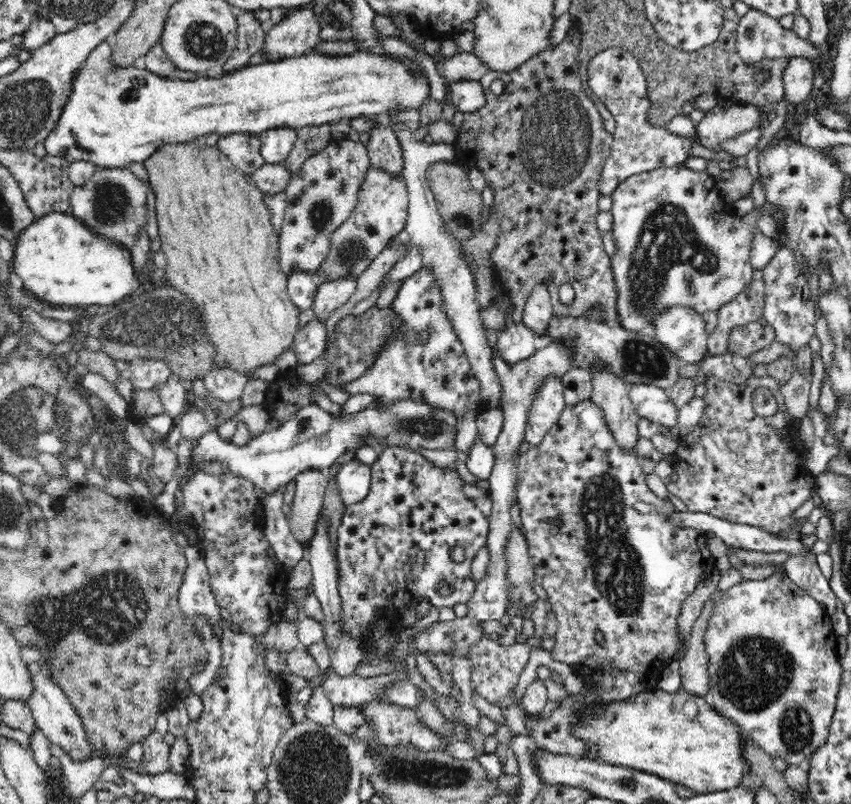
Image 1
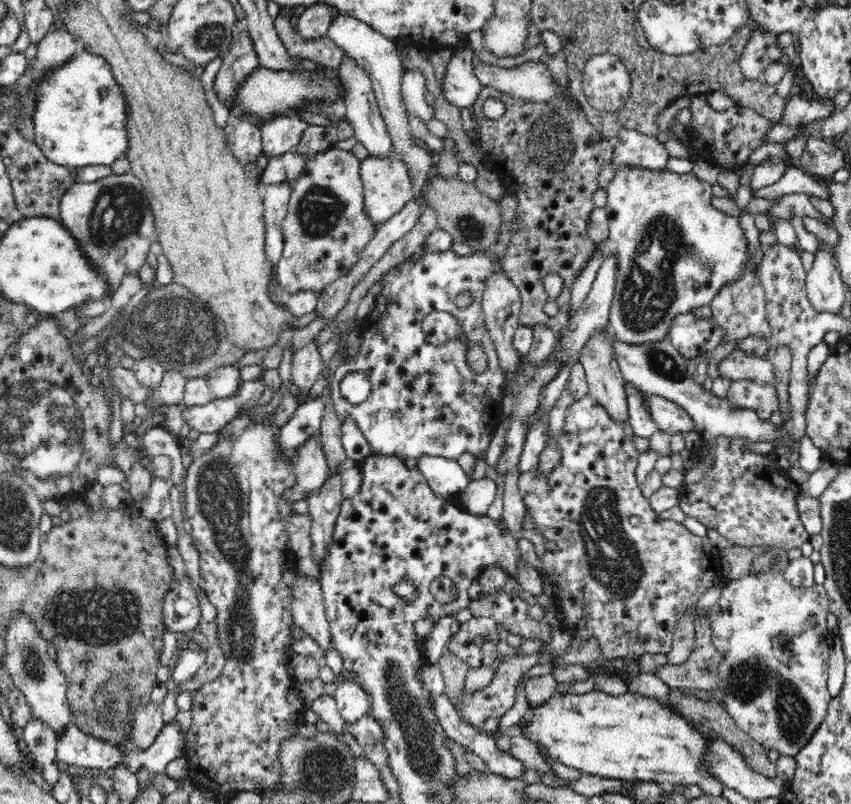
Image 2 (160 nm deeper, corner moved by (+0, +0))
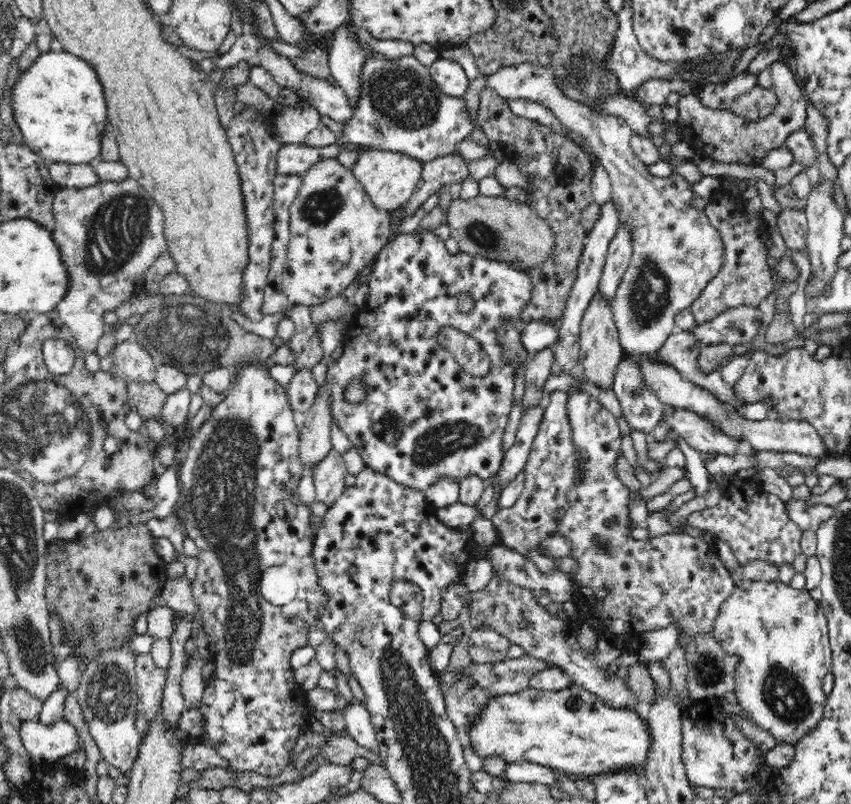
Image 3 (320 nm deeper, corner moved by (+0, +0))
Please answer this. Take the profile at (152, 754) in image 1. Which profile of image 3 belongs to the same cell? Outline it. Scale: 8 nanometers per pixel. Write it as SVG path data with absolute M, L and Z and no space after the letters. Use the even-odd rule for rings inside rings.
M150 654L135 655L137 679L136 710L148 720L160 712L161 700L167 682L167 670L156 667Z

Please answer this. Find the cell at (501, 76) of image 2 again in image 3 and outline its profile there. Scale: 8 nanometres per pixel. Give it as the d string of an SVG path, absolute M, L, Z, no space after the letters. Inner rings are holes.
M530 62L508 66L487 75L486 86L504 99L526 98L526 100L543 104L554 113L564 128L578 134L590 146L593 154L599 158L599 164L606 169L611 181L610 201L615 206L617 222L619 226L627 228L629 244L633 247L628 269L624 273L614 298L610 300L618 338L626 355L644 357L660 350L664 341L674 330L674 316L694 304L711 278L723 268L727 258L719 230L716 230L708 221L706 212L690 206L690 200L694 198L690 192L690 184L676 173L664 177L651 174L651 171L647 169L648 166L640 162L633 154L630 139L633 138L635 129L628 125L624 118L593 114L588 106L564 95L547 67Z

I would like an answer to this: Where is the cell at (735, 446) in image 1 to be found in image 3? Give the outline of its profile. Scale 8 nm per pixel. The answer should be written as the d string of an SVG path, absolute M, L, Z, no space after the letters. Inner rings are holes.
M736 480L719 501L720 504L714 508L691 513L687 524L702 531L707 530L716 539L726 542L742 567L750 560L765 560L778 567L792 564L801 553L803 532L790 520L786 503L772 493L766 494L760 482Z

